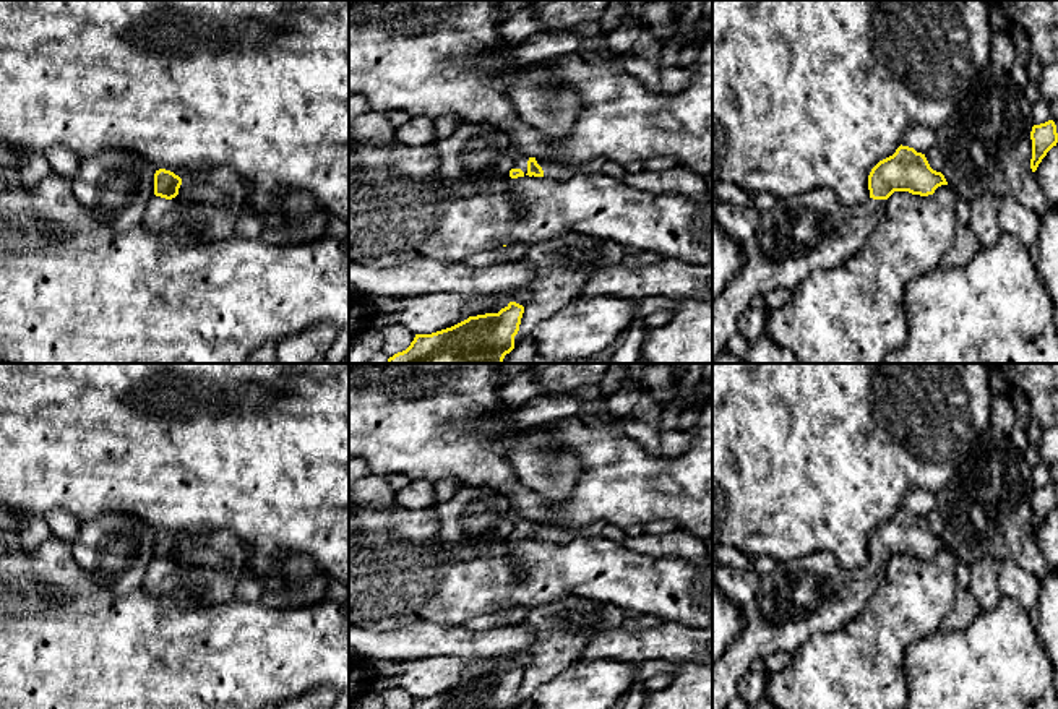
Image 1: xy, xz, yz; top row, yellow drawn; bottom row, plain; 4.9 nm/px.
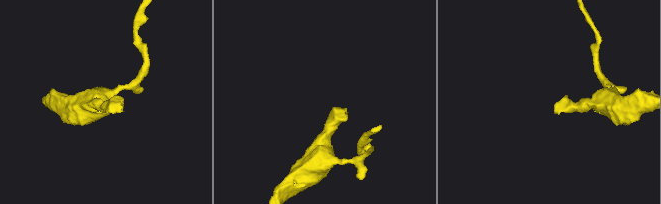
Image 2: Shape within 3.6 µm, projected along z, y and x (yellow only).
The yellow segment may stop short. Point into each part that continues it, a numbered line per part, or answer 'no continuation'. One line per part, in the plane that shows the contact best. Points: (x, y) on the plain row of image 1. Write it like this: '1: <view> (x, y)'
1: xz (521, 523)

